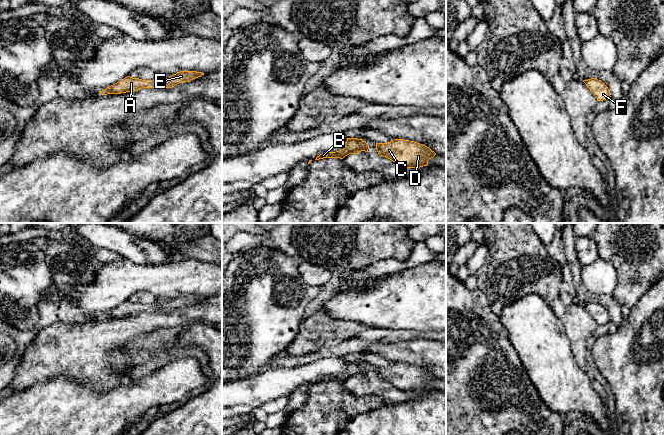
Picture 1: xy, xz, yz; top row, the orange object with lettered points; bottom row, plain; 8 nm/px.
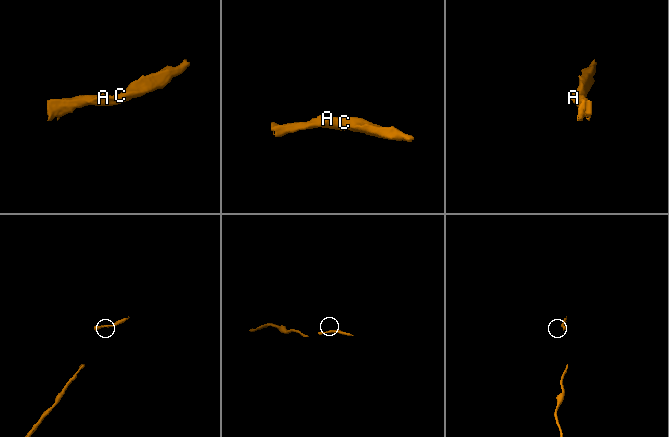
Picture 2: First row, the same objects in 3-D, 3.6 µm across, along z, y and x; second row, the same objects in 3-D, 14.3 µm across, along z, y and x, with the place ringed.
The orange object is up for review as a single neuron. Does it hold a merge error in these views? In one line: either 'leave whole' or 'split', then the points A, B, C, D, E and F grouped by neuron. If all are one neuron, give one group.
leave whole; groups A B C D E F

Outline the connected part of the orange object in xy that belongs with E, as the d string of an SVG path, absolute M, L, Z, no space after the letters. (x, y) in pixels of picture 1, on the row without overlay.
M180 295L161 305L142 304L127 300L99 317L107 319L134 316L143 312L172 312L179 307L191 305L202 299L204 299L204 297L197 295Z

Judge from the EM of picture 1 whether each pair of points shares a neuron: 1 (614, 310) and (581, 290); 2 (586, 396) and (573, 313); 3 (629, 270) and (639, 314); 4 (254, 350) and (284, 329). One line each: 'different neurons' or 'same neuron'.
1: same neuron
2: different neurons
3: different neurons
4: same neuron

